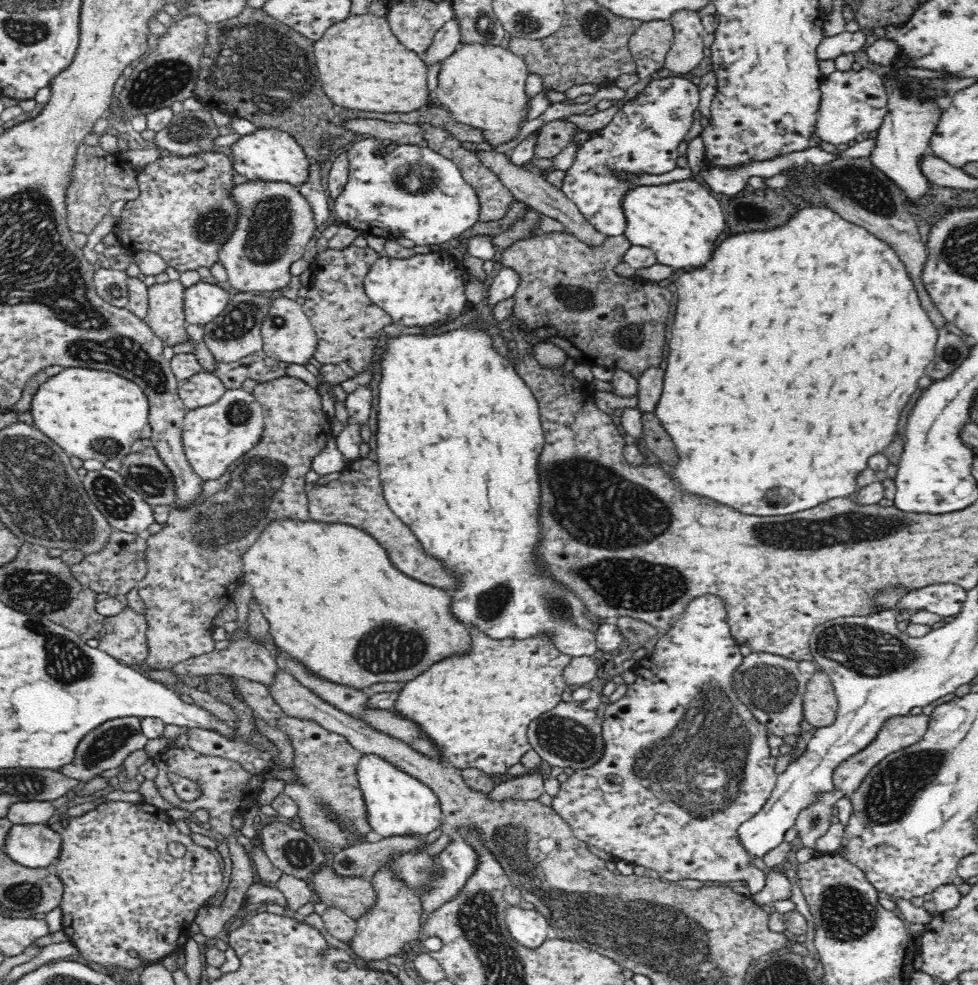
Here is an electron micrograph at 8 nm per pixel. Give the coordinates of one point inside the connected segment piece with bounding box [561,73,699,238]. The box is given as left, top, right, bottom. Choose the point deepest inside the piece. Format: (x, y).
(644, 136)

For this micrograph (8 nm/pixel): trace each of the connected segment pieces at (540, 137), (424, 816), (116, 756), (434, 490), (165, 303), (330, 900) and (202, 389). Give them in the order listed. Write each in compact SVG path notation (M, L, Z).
M556 119L544 124L537 134L533 156L536 158L554 158L573 141L575 126L565 120Z
M366 754L358 762L357 779L373 831L386 836L426 836L443 824L438 795L424 782L403 772L378 754Z
M136 716L106 720L104 724L88 732L80 740L76 752L74 752L74 760L70 764L58 768L57 772L64 774L68 778L74 778L79 782L93 779L104 771L123 766L124 761L132 752L142 750L146 746L148 738L144 736L141 725L141 719Z
M468 325L452 328L452 330L440 332L440 334L398 334L398 336L386 338L386 344L384 344L382 352L380 352L380 358L378 358L378 400L376 400L377 459L375 461L378 465L383 495L387 500L388 506L392 509L392 511L394 511L394 514L398 516L398 518L402 519L404 523L408 524L412 530L414 530L414 534L420 538L420 542L424 544L424 548L426 548L426 552L428 552L428 554L436 556L436 559L446 560L446 562L448 562L448 566L452 566L452 568L456 568L456 570L458 570L458 572L456 572L456 576L460 576L460 572L464 572L464 576L460 576L460 578L458 578L458 581L460 581L460 588L458 588L458 592L452 596L452 602L450 602L452 603L452 611L454 611L454 615L456 615L458 619L462 619L462 623L466 625L469 625L470 623L478 625L480 630L486 633L486 636L494 639L525 639L526 637L531 637L536 633L548 633L548 635L552 637L552 643L556 643L556 647L558 647L558 650L562 651L562 653L572 655L573 657L592 656L598 652L599 648L595 641L595 633L590 629L591 624L588 622L588 618L584 615L585 612L583 612L581 600L578 600L574 593L566 590L563 586L558 586L555 582L553 582L553 580L549 580L547 576L543 576L543 574L541 574L541 570L539 570L539 566L535 564L535 558L533 558L533 550L535 549L535 544L537 543L539 535L539 522L537 522L537 518L534 514L538 512L538 490L540 489L538 488L538 480L536 480L534 472L536 472L536 460L538 460L538 455L541 453L541 448L545 443L541 427L540 409L534 393L525 383L525 380L517 373L513 364L508 361L506 355L503 352L498 352L496 349L495 340L499 339L497 337L493 338L493 336L491 336L491 334L489 334L485 329L474 328L474 326L468 327Z
M180 281L155 283L147 287L149 307L144 321L155 336L170 347L190 339L184 329L184 291Z
M323 864L311 872L307 881L315 900L342 909L356 920L373 905L374 887L366 878L342 876L330 864Z
M205 370L185 379L177 379L177 381L178 394L187 409L214 404L228 389L216 373Z

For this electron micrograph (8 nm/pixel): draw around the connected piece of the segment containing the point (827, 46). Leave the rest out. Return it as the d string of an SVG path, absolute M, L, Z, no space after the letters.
M843 31L834 36L825 36L816 47L818 60L834 60L842 54L858 52L865 44L866 35L861 31Z

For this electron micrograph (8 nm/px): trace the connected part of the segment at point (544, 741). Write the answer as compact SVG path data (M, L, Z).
M575 702L556 704L552 710L538 716L528 724L528 742L530 747L540 756L540 759L552 767L582 770L590 768L600 760L604 752L602 739L602 722L595 712L588 712Z

